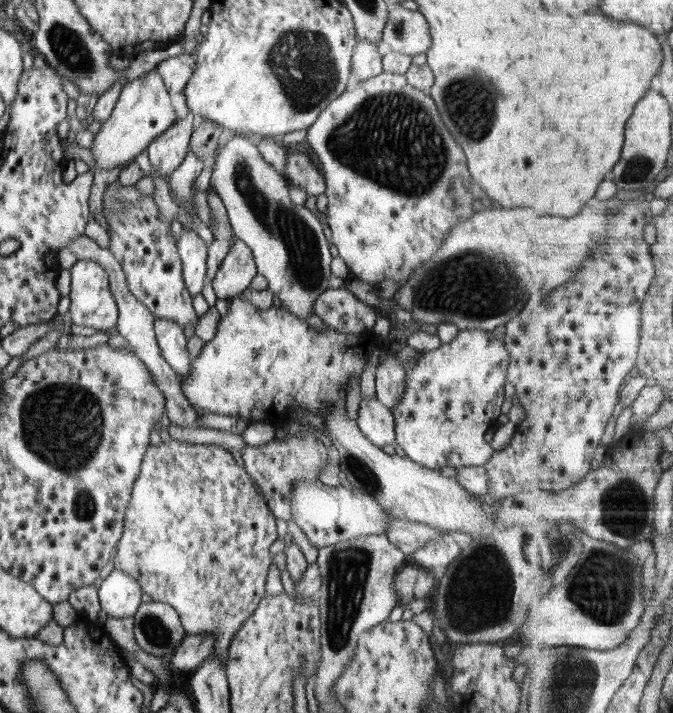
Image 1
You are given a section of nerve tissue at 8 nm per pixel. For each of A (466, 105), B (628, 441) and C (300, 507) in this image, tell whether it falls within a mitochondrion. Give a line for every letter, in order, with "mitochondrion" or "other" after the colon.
A: mitochondrion
B: other
C: other

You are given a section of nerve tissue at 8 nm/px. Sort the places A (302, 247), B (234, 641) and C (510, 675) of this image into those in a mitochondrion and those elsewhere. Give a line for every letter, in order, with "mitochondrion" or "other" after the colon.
A: mitochondrion
B: other
C: other

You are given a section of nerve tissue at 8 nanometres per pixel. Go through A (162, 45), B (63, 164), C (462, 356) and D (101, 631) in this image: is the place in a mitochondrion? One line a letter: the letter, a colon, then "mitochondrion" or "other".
A: other
B: other
C: other
D: other

